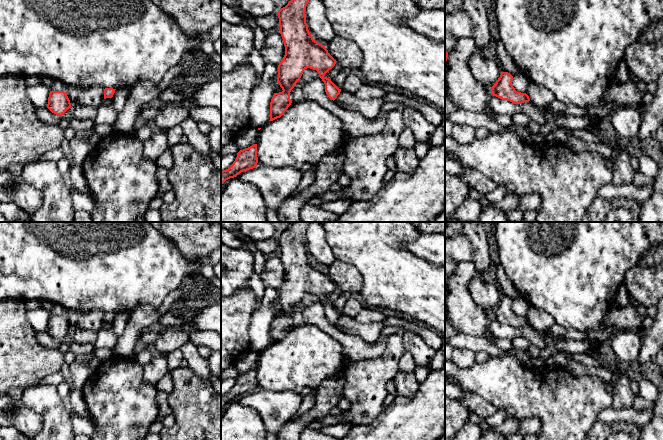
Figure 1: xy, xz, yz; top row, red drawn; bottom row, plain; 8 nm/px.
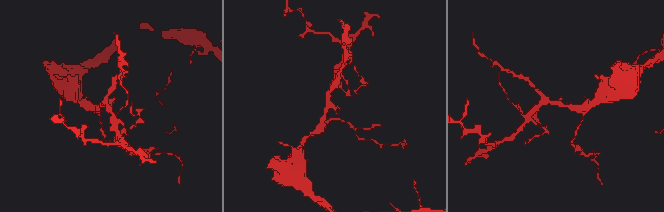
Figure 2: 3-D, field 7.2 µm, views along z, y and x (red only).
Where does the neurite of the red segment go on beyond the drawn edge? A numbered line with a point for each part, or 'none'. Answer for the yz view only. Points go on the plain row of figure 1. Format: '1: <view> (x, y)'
none

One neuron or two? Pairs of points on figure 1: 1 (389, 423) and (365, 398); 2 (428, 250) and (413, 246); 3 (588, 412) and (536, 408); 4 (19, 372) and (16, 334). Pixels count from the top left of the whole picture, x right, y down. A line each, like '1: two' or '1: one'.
1: two
2: one
3: one
4: one

